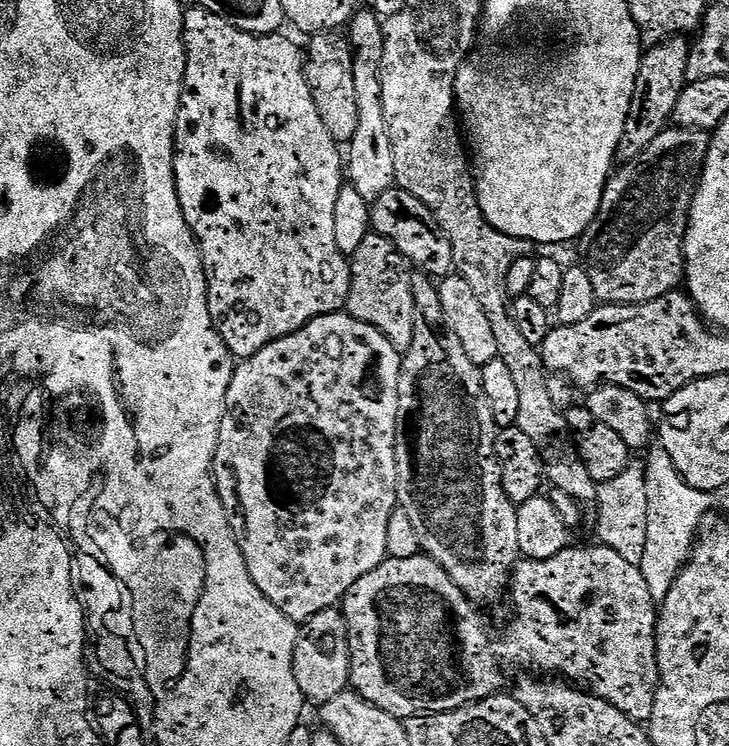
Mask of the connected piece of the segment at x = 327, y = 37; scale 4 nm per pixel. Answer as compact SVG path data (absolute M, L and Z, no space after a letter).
M325 32L313 35L309 40L310 46L306 48L304 69L307 74L308 91L314 98L316 114L322 120L325 132L330 134L333 143L344 146L351 143L358 130L358 104L357 91L354 87L353 54L351 41L340 32Z

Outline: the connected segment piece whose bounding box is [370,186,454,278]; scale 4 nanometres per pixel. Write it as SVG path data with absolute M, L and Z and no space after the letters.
M393 186L390 190L386 190L386 194L382 194L382 198L371 201L370 207L371 231L392 243L413 269L419 270L429 278L453 275L454 254L450 238L446 238L442 226L438 226L438 218L434 218L434 214L430 214L428 207L418 202L414 194Z

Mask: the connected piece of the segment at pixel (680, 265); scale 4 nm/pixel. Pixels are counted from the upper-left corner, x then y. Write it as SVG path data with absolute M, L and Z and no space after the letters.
M669 126L640 156L639 166L628 176L628 193L616 208L612 194L605 195L600 203L594 222L584 231L583 267L588 269L594 294L601 305L641 304L654 302L662 294L677 291L685 283L684 278L684 232L688 228L688 212L696 196L696 185L700 182L701 169L672 168L671 160L688 144L689 133L679 126Z

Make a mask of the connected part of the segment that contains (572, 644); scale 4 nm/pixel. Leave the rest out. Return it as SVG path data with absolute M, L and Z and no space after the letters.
M569 546L558 554L554 554L554 558L521 559L520 563L516 565L510 581L510 596L512 592L512 600L516 603L516 612L520 617L509 626L508 633L504 636L505 645L488 637L488 628L484 625L483 618L476 613L477 605L469 600L466 594L462 594L462 590L458 590L458 586L454 586L450 574L446 574L446 570L442 570L442 566L438 566L438 562L434 562L429 556L423 554L414 558L383 560L378 567L370 570L370 574L358 578L358 582L354 582L354 586L344 595L342 601L342 611L346 618L348 641L350 642L351 691L359 694L366 702L378 706L378 710L386 710L386 714L397 716L399 720L403 721L412 716L426 716L433 712L456 712L460 708L465 708L467 704L476 704L480 700L497 695L503 689L500 688L504 684L504 672L500 669L500 656L506 655L509 648L516 655L518 663L529 664L530 667L537 668L537 670L532 670L540 674L559 674L565 681L576 686L583 686L590 690L591 695L610 702L610 706L622 710L622 714L626 714L632 720L647 722L654 710L656 689L660 687L660 667L656 661L658 601L650 598L650 586L646 586L646 578L642 578L640 566L630 565L625 558L608 547L597 547L575 548L575 546Z

